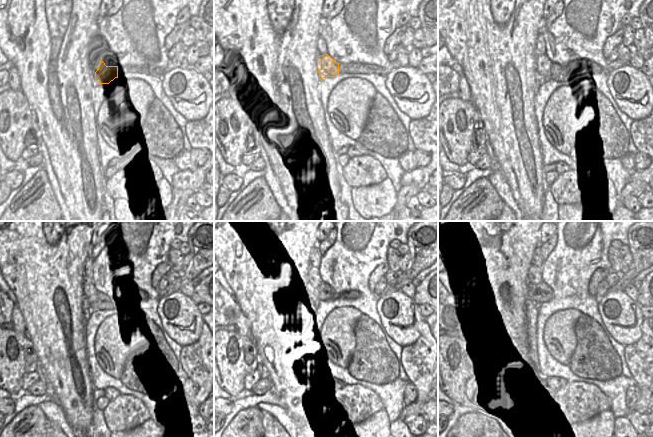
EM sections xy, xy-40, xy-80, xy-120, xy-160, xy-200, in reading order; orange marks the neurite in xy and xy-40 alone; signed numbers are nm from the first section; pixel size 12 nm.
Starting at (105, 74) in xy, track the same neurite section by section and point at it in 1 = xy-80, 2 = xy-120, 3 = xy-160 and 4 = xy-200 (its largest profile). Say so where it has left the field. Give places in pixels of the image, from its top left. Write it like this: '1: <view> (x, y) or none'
1: xy-80 (545, 67)
2: xy-120 (91, 293)
3: xy-160 (313, 280)
4: xy-200 (534, 277)

